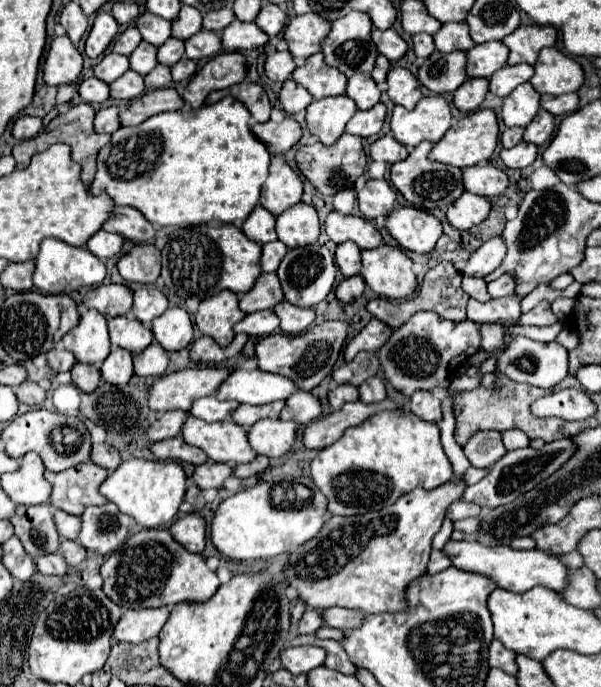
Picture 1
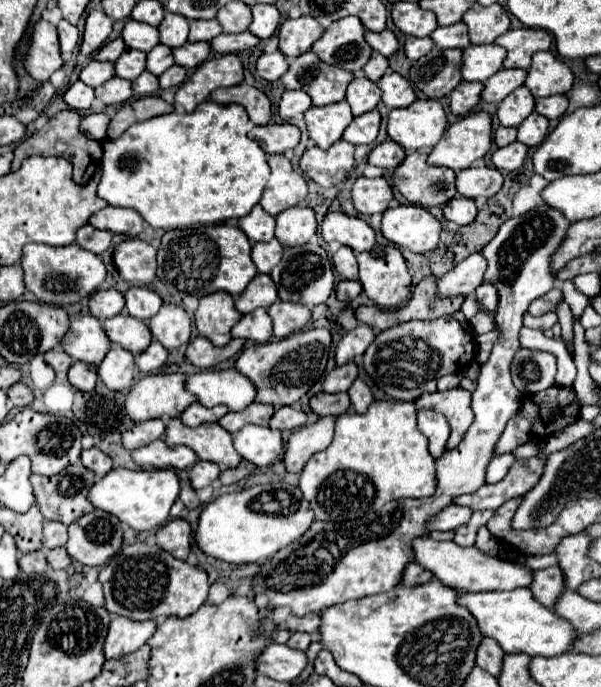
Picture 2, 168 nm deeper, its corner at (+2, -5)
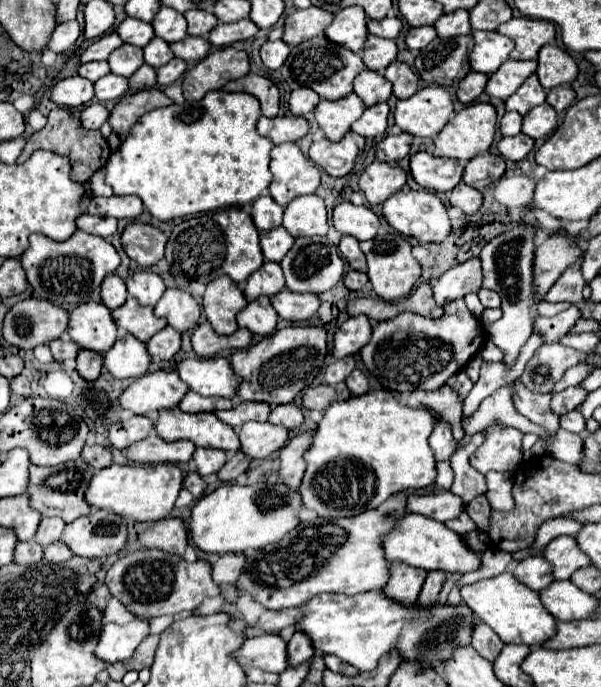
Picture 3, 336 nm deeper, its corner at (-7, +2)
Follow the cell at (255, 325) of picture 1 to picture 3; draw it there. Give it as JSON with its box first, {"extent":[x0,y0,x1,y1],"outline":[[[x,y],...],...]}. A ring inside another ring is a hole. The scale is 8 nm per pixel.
{"extent":[237,296,277,336],"outline":[[[259,296],[257,300],[249,302],[247,308],[241,310],[241,314],[237,314],[237,324],[253,334],[269,336],[277,328],[277,312],[273,310],[267,296]]]}

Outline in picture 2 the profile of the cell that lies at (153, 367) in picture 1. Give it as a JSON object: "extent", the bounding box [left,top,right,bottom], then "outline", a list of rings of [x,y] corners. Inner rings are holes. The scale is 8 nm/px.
{"extent":[134,341,168,375],"outline":[[[154,341],[154,343],[150,343],[150,347],[146,351],[136,353],[134,361],[136,361],[136,367],[144,375],[148,375],[148,373],[154,373],[156,369],[160,369],[166,363],[166,357],[168,357],[168,351],[162,347],[162,343]]]}

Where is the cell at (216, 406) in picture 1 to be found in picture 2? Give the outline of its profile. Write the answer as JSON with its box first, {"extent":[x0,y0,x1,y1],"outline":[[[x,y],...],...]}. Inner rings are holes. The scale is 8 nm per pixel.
{"extent":[180,403,230,427],"outline":[[[192,403],[190,407],[186,407],[186,409],[180,413],[180,419],[182,419],[186,425],[190,425],[190,427],[198,427],[198,425],[208,423],[208,421],[216,423],[216,421],[222,419],[228,411],[230,411],[230,409],[224,407],[224,405],[216,405],[216,407],[208,409],[208,407],[202,407],[200,403]]]}

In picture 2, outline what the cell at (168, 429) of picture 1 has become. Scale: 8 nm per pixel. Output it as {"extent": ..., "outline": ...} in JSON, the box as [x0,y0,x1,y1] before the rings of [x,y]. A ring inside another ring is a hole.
{"extent":[124,419,164,451],"outline":[[[148,419],[144,423],[136,423],[132,425],[128,431],[124,431],[124,447],[128,451],[144,447],[156,439],[160,439],[164,435],[164,421],[162,419]]]}

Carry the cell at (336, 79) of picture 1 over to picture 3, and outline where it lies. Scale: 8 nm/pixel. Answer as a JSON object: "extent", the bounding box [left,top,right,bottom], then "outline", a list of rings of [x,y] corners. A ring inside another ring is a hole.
{"extent":[281,34,365,100],"outline":[[[321,34],[321,36],[315,36],[313,40],[305,40],[299,46],[293,46],[289,60],[281,68],[281,74],[291,90],[311,88],[325,100],[339,100],[353,92],[351,84],[355,76],[363,70],[365,70],[365,64],[361,62],[361,56],[333,44],[331,40],[325,38],[325,34]]]}

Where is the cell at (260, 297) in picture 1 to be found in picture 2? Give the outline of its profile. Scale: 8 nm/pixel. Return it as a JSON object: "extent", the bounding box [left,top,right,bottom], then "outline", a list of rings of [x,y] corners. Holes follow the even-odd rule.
{"extent":[236,275,276,315],"outline":[[[256,275],[248,287],[242,291],[242,295],[236,299],[236,309],[246,315],[258,307],[268,309],[276,301],[276,285],[272,283],[270,275]]]}

